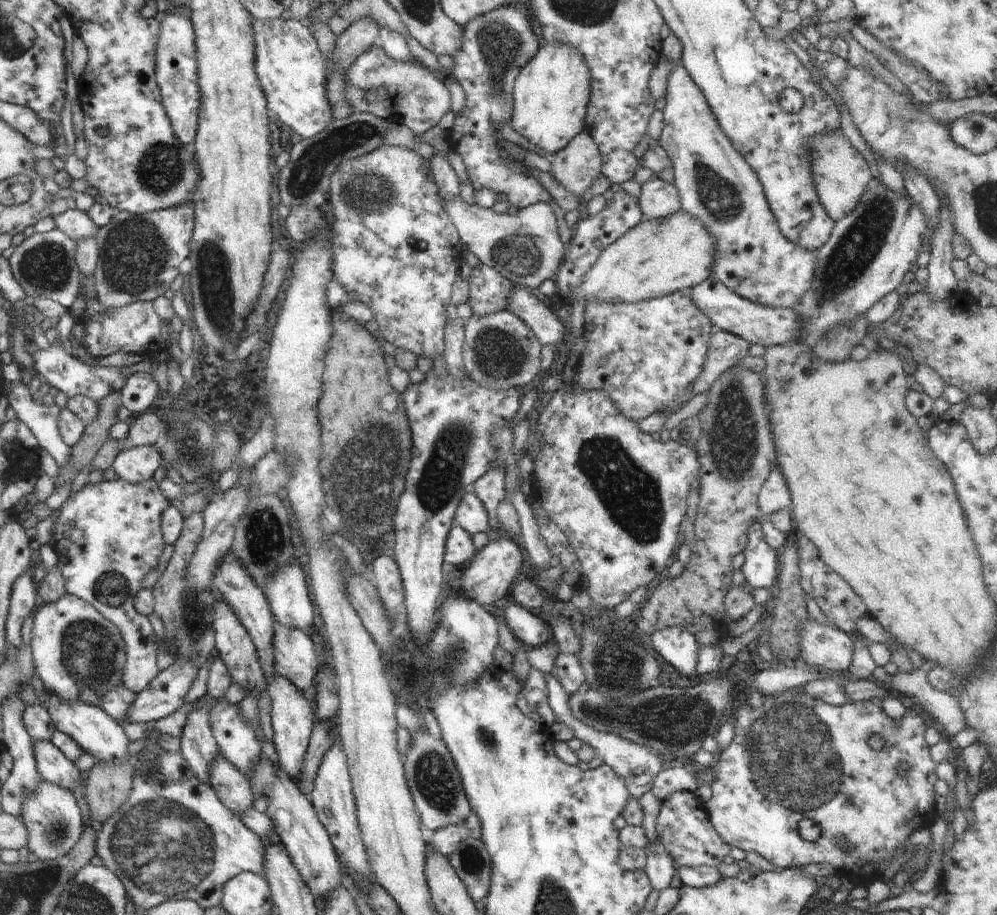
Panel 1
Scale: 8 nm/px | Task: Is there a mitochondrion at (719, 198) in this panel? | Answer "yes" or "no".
yes

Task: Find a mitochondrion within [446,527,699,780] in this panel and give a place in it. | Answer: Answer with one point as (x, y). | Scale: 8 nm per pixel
(619, 667)

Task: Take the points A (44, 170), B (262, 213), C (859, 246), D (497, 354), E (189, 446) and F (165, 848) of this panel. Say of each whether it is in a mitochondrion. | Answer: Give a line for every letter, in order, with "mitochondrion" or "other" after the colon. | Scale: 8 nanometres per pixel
A: other
B: other
C: mitochondrion
D: mitochondrion
E: mitochondrion
F: mitochondrion

